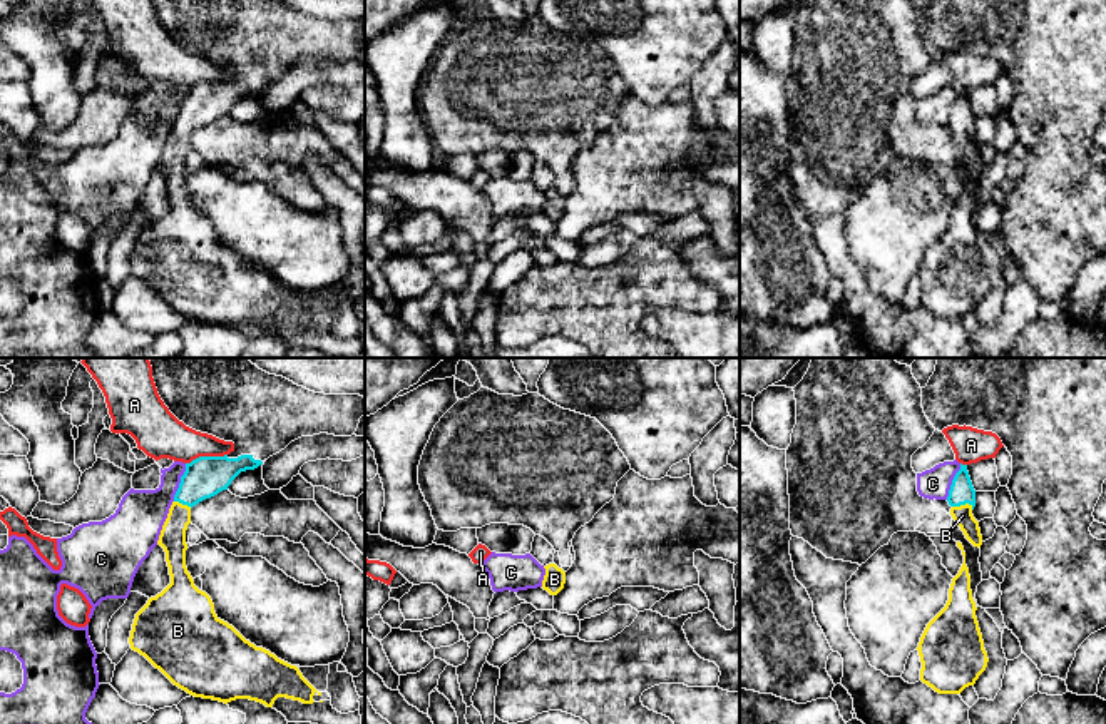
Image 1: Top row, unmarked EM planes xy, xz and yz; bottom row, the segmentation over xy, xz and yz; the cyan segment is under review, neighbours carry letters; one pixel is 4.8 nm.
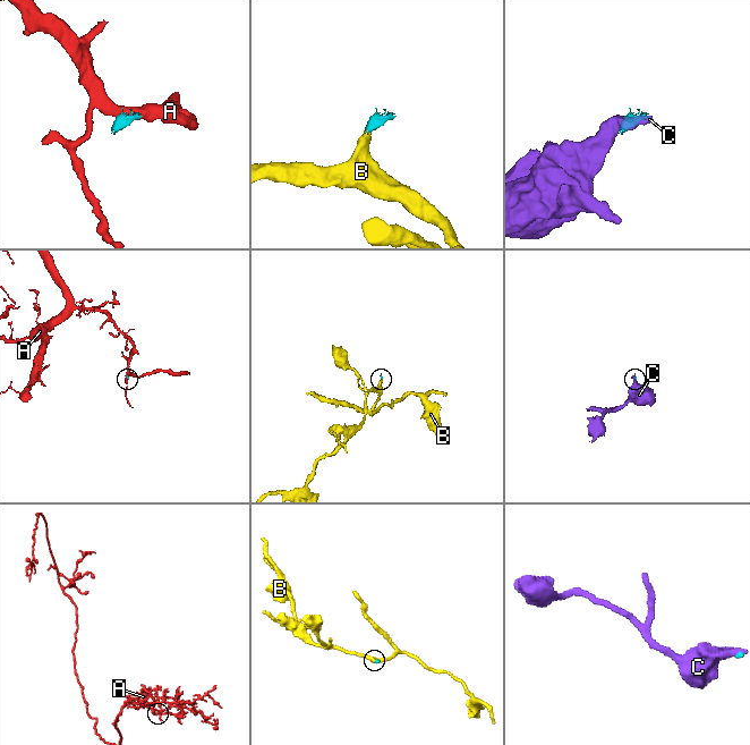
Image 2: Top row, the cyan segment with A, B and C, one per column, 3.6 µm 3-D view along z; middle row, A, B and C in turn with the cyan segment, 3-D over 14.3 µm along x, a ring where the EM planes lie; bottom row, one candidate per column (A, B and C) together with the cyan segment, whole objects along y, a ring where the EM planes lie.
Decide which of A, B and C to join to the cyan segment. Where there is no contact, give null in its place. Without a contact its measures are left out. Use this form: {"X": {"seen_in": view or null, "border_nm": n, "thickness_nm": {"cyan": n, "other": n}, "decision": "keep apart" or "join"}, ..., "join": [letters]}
{"A": {"seen_in": "xy", "border_nm": 200, "thickness_nm": {"cyan": 200, "other": 220}, "decision": "keep apart"}, "B": {"seen_in": "yz", "border_nm": 110, "thickness_nm": {"cyan": 120, "other": 90}, "decision": "join"}, "C": {"seen_in": "xy", "border_nm": 200, "thickness_nm": {"cyan": 200, "other": 240}, "decision": "keep apart"}, "join": ["B"]}

